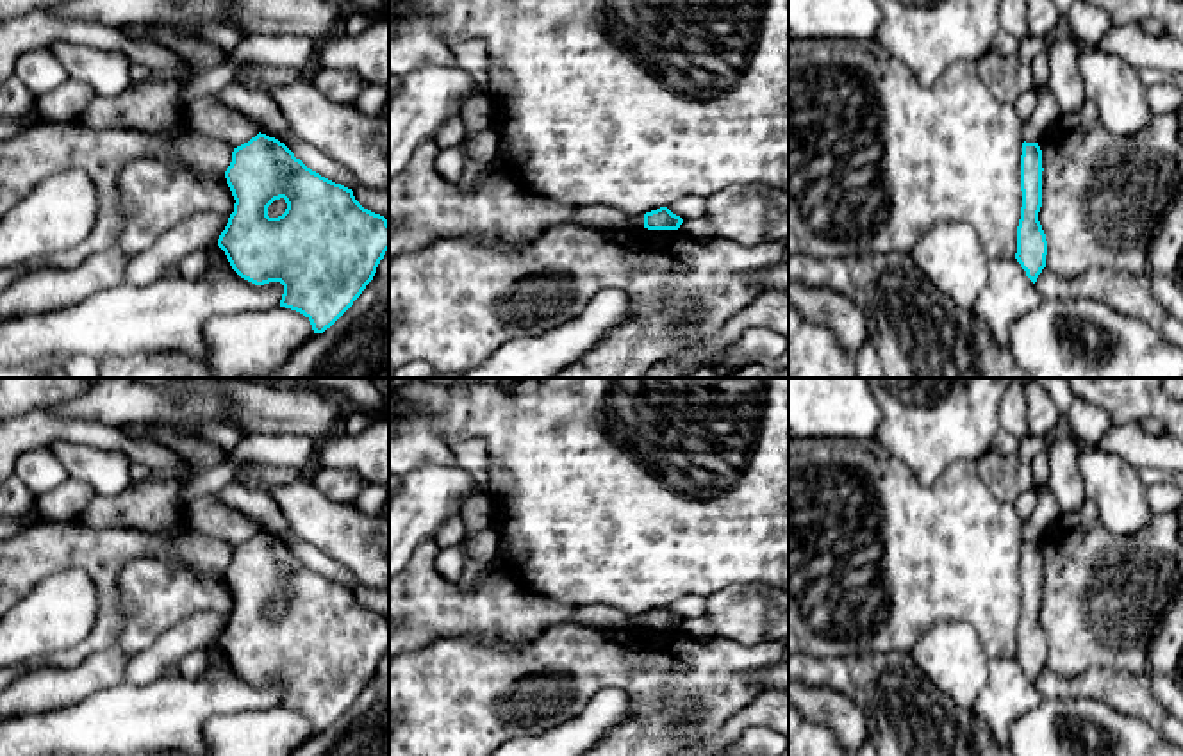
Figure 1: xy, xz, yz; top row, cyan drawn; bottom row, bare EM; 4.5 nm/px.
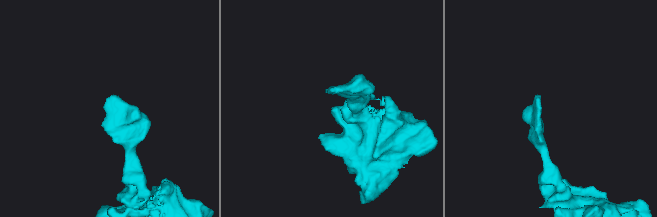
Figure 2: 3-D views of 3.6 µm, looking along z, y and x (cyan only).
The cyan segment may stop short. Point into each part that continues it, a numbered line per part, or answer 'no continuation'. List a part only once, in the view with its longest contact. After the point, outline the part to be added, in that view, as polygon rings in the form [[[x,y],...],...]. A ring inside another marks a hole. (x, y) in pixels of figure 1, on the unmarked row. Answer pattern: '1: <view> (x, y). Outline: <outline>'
no continuation

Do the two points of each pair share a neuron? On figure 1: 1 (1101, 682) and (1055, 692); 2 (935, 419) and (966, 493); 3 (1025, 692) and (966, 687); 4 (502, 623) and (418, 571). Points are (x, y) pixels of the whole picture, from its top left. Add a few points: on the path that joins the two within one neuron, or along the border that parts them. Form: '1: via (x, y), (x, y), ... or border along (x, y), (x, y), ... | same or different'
1: via (1091, 685), (1066, 687) | same
2: border along (975, 459), (957, 459), (932, 484), (912, 471) | different
3: border along (989, 658), (987, 683), (971, 710) | different
4: via (480, 614), (461, 614), (439, 592) | same

